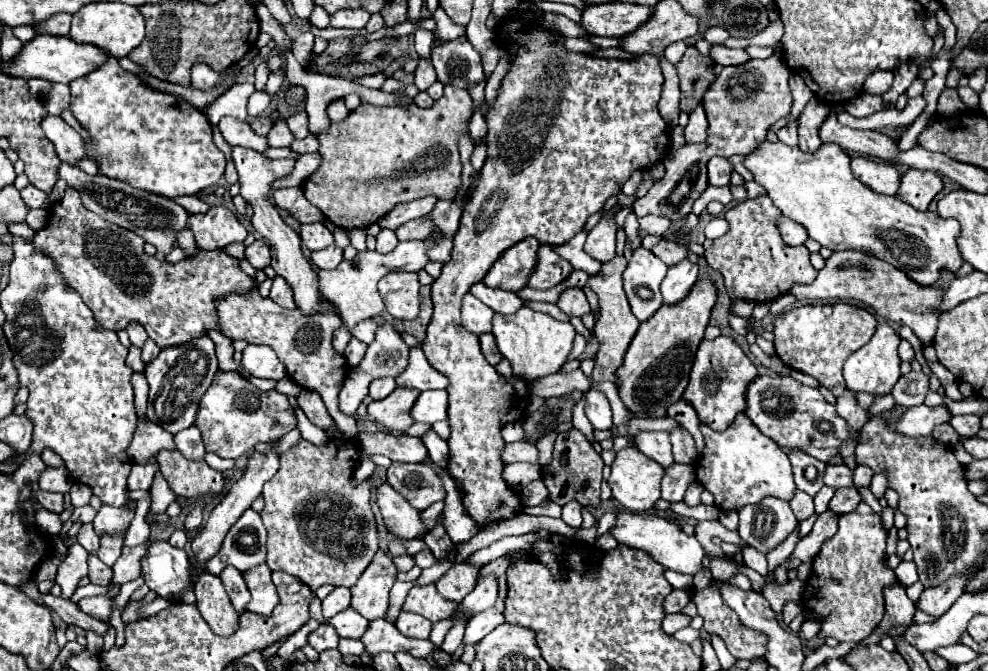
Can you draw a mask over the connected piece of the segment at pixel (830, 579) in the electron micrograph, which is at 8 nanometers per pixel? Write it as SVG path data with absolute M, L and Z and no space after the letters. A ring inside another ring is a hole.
M861 502L853 512L849 514L841 514L839 516L839 530L837 534L827 540L819 554L813 560L813 570L815 574L805 582L805 594L803 594L803 606L809 614L815 616L815 620L823 620L821 638L833 636L837 640L863 640L867 638L875 626L881 622L883 614L885 614L885 600L883 600L883 588L897 582L893 570L889 570L885 566L885 540L887 540L887 532L881 526L881 516L877 512L871 510L869 504Z

